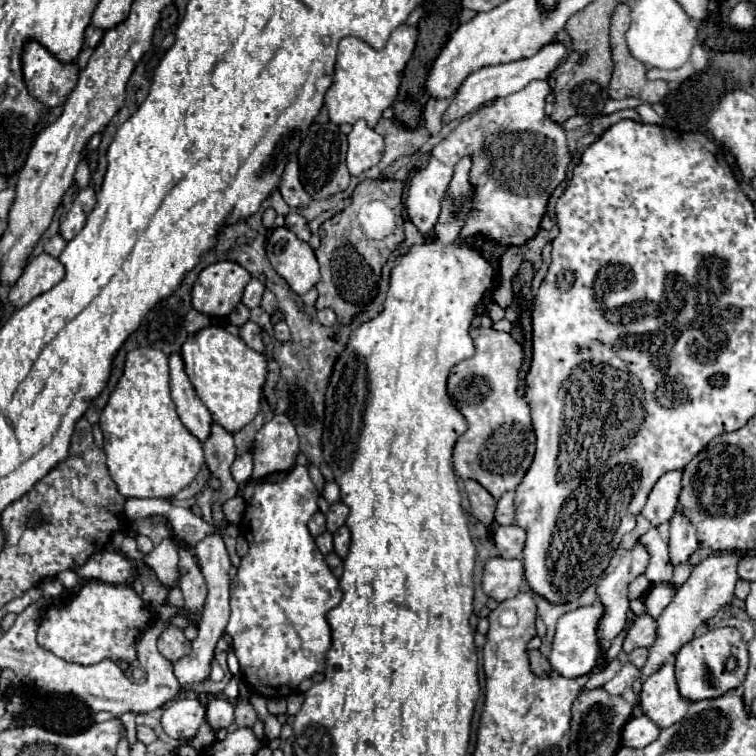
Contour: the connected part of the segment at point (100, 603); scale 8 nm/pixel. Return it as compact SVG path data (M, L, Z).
M87 580L69 604L53 604L45 610L37 630L37 642L59 658L83 666L97 664L105 658L125 660L131 664L137 658L135 642L141 632L147 630L151 618L149 608L131 586Z

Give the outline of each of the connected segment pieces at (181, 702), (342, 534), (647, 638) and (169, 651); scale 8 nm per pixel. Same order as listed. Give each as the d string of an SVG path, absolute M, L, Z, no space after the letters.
M175 698L173 702L165 706L161 724L167 736L181 740L181 738L191 738L197 734L203 716L205 716L205 708L201 706L199 700Z
M341 526L341 530L337 530L337 534L333 534L333 536L335 536L335 540L333 540L335 552L337 552L341 558L345 558L345 556L347 556L347 550L349 550L349 542L351 542L349 528L347 528L347 526Z
M635 620L623 640L623 650L631 654L635 648L649 648L655 642L655 620Z
M165 624L159 640L157 640L157 648L159 652L171 660L177 662L179 658L183 658L185 654L189 654L191 650L191 642L185 638L185 634L181 630L177 630L177 626L169 626Z

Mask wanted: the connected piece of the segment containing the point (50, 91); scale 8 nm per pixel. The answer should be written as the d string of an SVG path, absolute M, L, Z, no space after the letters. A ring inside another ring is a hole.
M29 40L21 52L23 80L33 98L45 108L63 106L77 84L79 64L57 60L43 44Z

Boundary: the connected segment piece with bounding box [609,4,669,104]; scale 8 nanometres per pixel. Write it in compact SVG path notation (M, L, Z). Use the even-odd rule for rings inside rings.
M619 4L613 12L613 18L611 18L611 58L613 58L613 78L609 82L609 96L613 100L623 100L623 98L629 98L629 96L635 96L647 104L655 104L655 102L661 102L663 96L669 92L667 88L667 82L663 80L647 80L645 78L645 72L647 68L635 60L627 48L627 42L625 42L625 32L629 28L629 6L627 4Z

